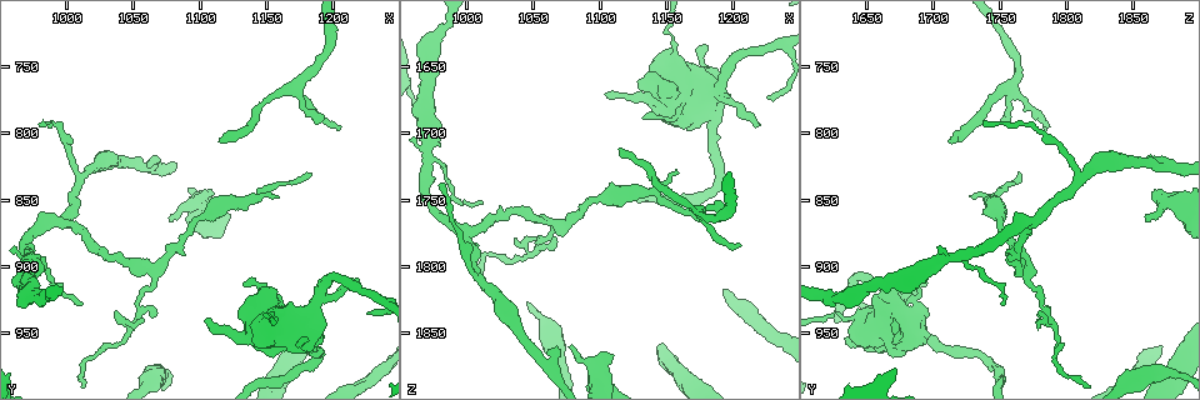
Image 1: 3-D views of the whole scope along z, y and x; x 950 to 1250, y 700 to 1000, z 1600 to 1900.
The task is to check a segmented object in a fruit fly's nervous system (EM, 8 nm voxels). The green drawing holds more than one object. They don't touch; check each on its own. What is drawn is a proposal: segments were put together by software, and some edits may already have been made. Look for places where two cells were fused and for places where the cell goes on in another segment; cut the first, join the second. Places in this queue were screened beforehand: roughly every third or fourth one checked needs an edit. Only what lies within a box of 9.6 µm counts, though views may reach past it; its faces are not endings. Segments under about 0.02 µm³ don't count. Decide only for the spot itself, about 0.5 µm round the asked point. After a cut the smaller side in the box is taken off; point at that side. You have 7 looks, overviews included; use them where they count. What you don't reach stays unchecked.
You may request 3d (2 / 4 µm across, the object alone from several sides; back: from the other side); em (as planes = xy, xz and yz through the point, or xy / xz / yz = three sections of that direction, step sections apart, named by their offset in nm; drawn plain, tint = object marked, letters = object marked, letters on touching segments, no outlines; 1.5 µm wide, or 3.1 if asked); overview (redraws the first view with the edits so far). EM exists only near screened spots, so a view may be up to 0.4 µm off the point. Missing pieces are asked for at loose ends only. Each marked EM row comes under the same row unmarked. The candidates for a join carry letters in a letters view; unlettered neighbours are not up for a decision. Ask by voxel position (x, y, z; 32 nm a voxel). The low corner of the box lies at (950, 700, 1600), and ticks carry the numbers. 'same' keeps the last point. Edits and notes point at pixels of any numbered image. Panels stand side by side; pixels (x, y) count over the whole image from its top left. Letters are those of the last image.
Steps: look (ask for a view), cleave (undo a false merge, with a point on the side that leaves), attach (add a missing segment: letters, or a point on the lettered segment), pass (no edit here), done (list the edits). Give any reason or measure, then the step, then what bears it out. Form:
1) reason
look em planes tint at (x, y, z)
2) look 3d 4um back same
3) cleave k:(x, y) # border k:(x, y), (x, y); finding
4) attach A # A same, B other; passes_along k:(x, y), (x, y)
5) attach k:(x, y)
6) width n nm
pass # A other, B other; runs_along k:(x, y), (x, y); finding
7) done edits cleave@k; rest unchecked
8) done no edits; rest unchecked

look em xy step 8 tint at (976, 924, 1626)

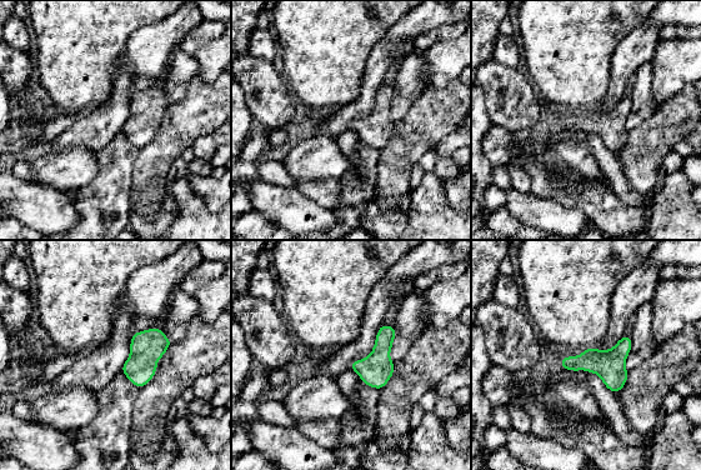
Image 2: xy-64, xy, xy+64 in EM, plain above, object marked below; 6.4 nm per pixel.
look em xz step 8 letters same

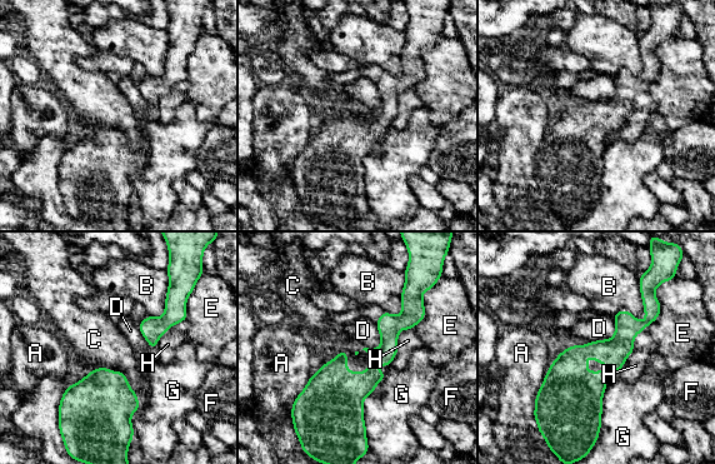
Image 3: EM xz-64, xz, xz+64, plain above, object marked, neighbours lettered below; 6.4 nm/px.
pass # A other, B other, C other, D other, E other, F other, G other, H other; border 3:(614, 318), (611, 337), (589, 342); one cell here

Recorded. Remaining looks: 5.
calibre changes
look em planes letters at (970, 896, 1710)

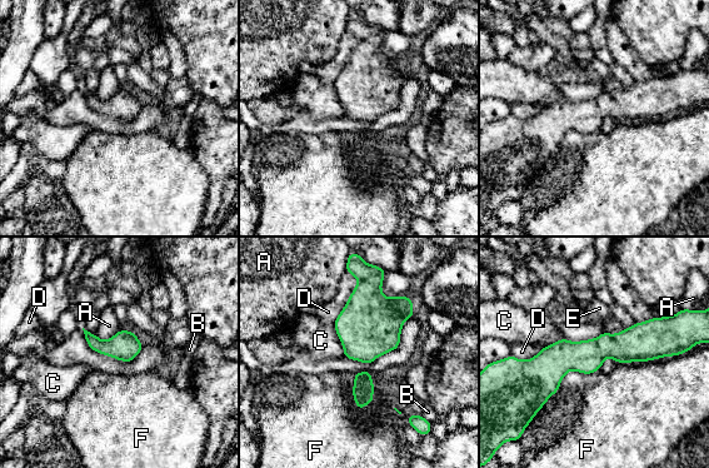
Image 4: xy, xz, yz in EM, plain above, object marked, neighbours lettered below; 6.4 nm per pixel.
width 190 nm
pass # A other, B other, C other, D other, E other, F other; runs_along 4:(673, 348), (602, 347), (524, 368); continuous, no second cell

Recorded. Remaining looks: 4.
two arms in line, one across
look em xz step 4 letters at (1068, 902, 1768)

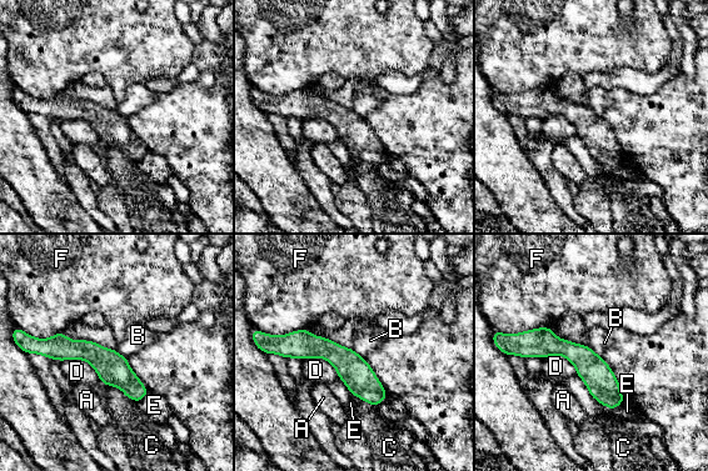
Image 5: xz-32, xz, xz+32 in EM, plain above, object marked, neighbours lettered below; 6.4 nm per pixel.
longest_contact E 340 nm
pass # A other, B other, C other, D other, E other, F other; runs_along 5:(280, 347), (328, 349), (382, 396); continuous, no second cell

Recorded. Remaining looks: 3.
done no edits; rest unchecked

